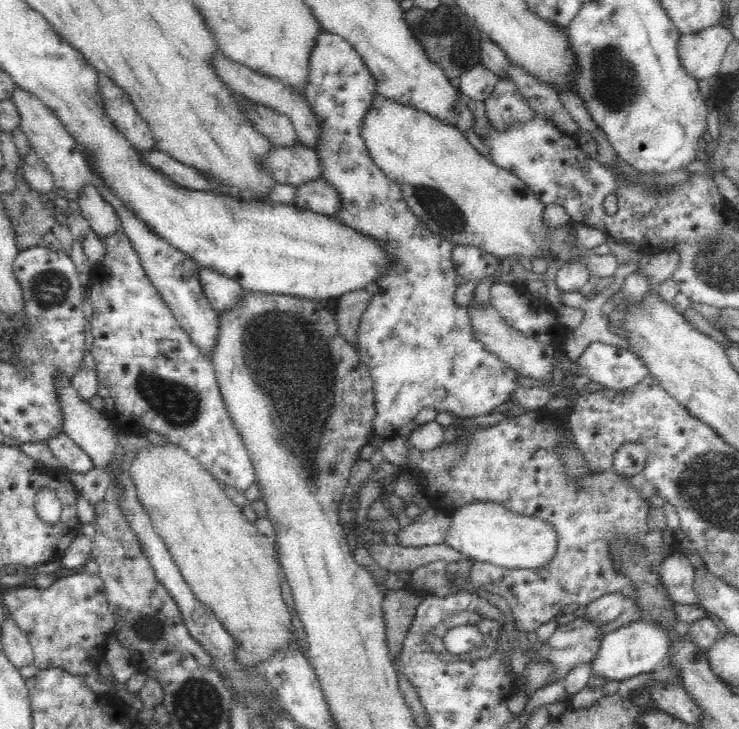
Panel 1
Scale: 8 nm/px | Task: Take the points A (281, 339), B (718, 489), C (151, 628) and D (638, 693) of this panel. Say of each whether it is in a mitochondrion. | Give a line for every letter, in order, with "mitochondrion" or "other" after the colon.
A: mitochondrion
B: mitochondrion
C: mitochondrion
D: mitochondrion

